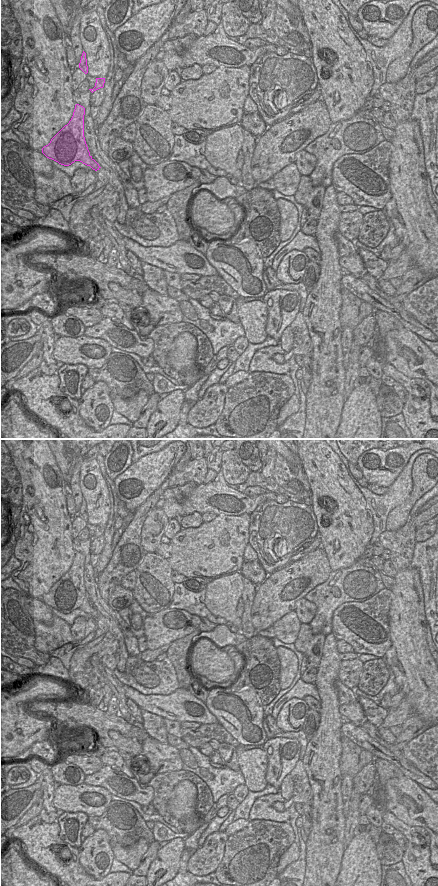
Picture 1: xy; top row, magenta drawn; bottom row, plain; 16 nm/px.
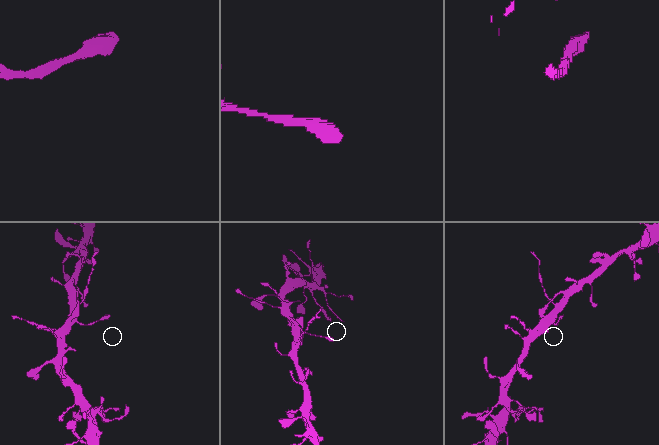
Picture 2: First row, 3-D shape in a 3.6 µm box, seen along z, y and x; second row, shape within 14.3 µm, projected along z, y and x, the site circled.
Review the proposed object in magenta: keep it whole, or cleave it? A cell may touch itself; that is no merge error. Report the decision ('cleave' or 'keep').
cleave

